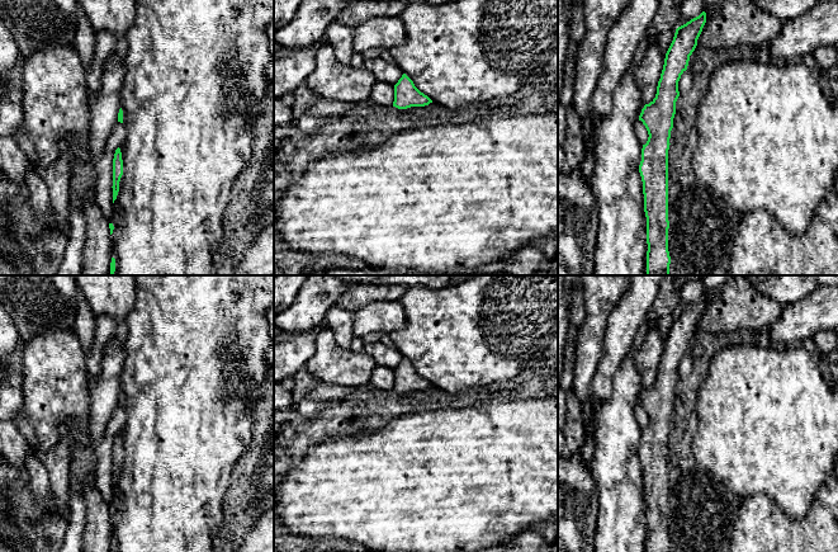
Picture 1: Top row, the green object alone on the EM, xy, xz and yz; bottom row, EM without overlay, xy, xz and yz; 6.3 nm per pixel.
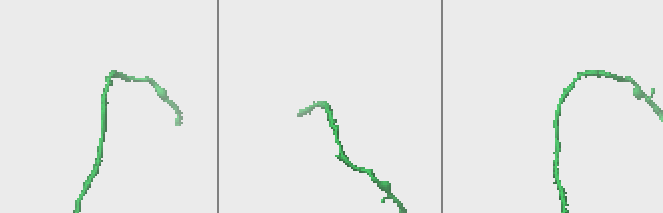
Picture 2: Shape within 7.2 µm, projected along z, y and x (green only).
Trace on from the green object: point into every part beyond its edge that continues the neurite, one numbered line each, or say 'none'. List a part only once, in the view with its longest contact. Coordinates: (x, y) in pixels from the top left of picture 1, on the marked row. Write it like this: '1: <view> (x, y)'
none

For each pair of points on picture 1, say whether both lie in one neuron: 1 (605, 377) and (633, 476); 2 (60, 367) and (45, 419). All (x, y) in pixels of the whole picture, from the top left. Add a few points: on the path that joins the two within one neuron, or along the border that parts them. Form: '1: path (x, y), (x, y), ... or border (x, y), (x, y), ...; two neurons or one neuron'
1: border (619, 368), (612, 392), (592, 405); two neurons
2: path (55, 380), (55, 391), (45, 406); one neuron

